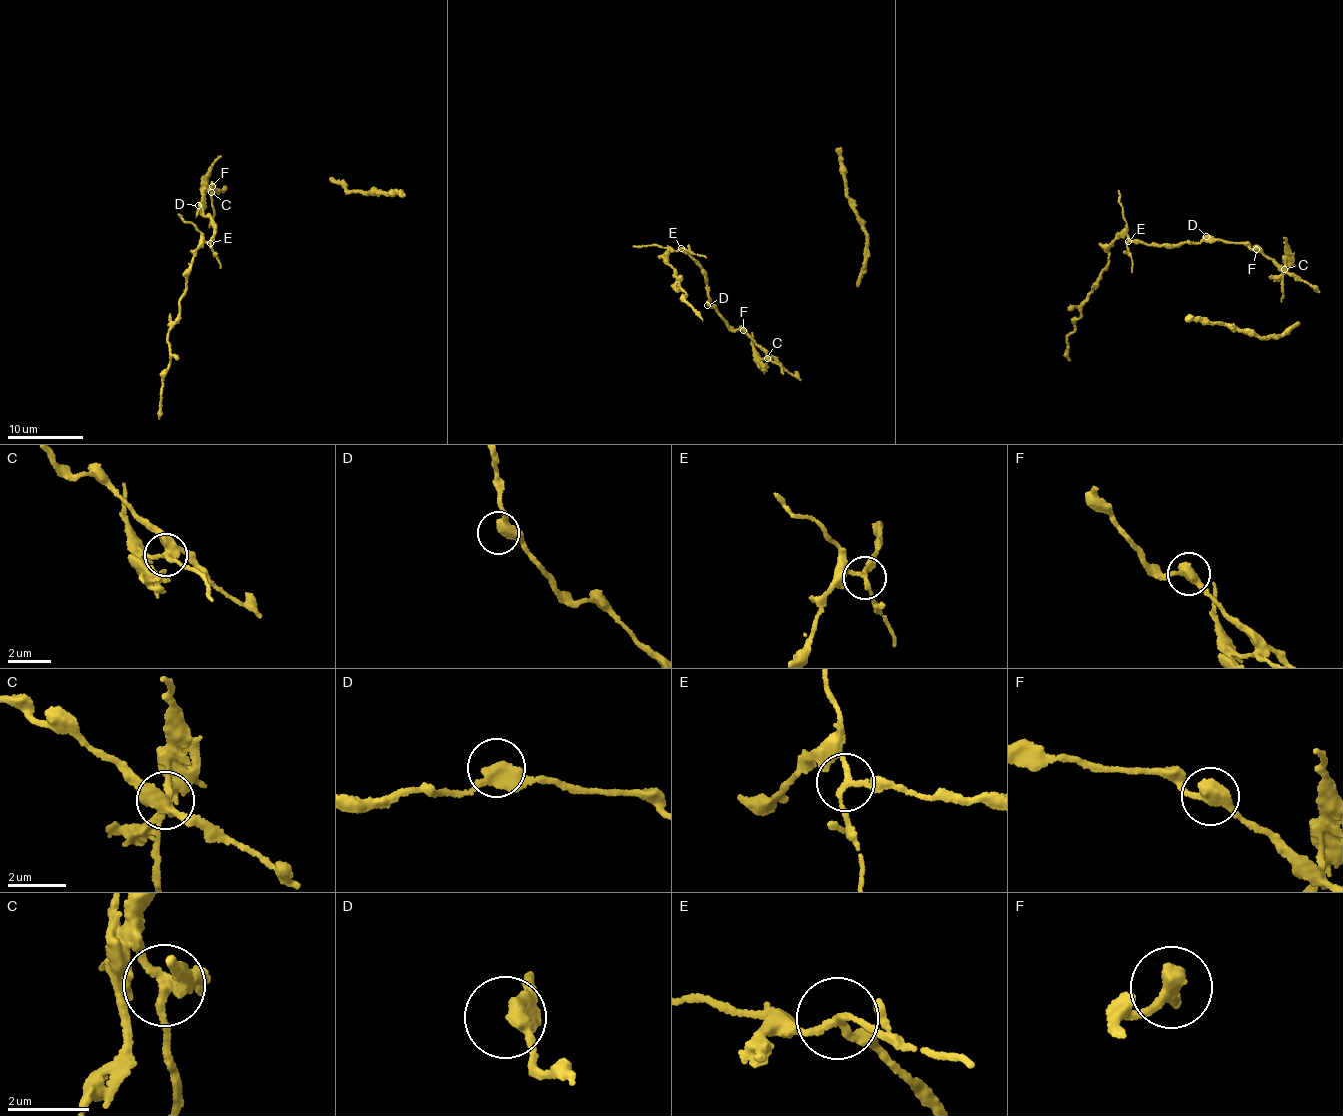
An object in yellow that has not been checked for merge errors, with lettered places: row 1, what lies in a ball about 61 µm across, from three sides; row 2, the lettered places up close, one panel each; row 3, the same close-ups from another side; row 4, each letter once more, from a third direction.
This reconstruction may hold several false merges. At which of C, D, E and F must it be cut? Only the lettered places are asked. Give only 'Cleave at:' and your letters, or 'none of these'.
Cleave at: C, E

